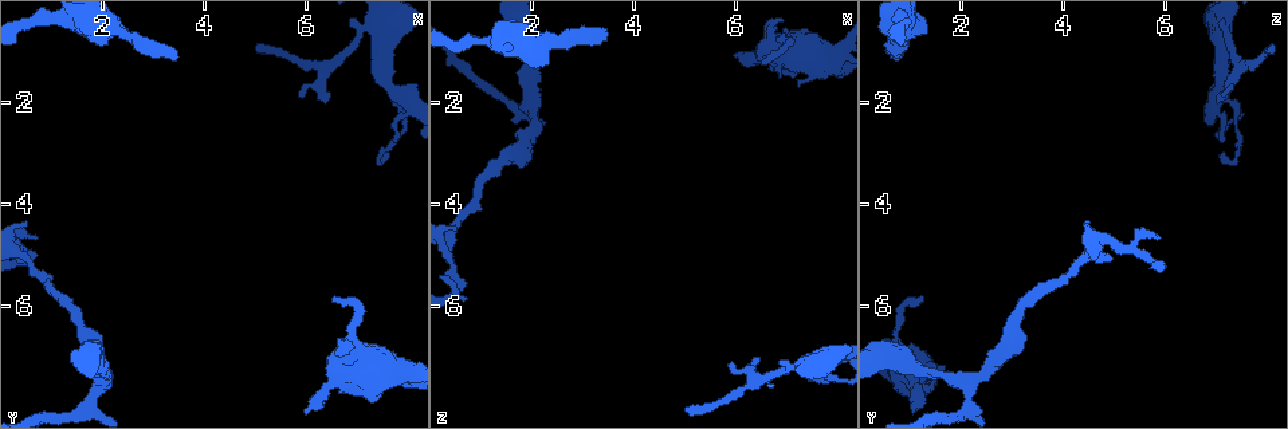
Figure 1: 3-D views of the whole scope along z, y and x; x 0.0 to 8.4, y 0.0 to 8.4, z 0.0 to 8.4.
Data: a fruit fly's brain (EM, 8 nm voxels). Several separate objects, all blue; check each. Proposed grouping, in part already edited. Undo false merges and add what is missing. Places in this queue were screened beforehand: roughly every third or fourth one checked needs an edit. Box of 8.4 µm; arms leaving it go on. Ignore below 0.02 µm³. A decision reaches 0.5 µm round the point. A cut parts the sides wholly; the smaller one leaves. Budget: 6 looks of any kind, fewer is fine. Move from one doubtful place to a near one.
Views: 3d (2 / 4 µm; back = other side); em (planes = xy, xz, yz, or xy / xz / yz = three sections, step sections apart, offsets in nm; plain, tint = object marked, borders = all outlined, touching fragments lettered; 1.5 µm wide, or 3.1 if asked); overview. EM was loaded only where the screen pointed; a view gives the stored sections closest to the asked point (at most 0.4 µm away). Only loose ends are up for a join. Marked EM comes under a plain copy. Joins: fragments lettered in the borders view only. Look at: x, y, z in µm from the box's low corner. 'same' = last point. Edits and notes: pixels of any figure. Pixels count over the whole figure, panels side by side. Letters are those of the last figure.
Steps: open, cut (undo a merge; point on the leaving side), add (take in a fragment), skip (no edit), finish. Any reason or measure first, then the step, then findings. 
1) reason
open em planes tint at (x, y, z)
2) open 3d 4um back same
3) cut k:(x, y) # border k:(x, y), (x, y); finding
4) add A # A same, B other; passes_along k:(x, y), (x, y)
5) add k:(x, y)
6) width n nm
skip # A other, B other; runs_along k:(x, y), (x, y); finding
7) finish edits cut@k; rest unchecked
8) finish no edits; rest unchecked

open 3d 4um at (6.50, 7.50, 1.10)

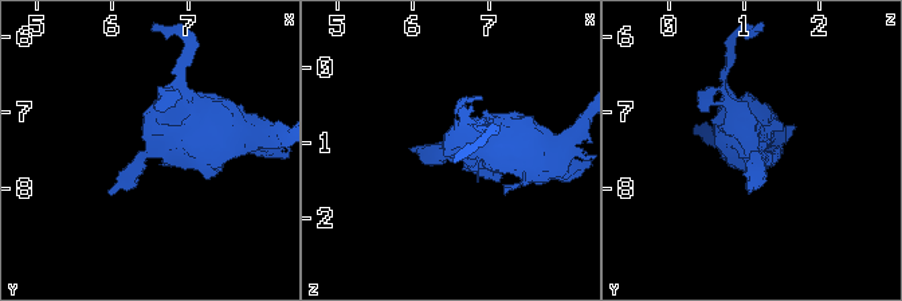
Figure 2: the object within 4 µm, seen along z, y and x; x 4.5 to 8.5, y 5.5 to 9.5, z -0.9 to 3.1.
open em yz step 8 tint at (6.50, 7.55, 1.10)

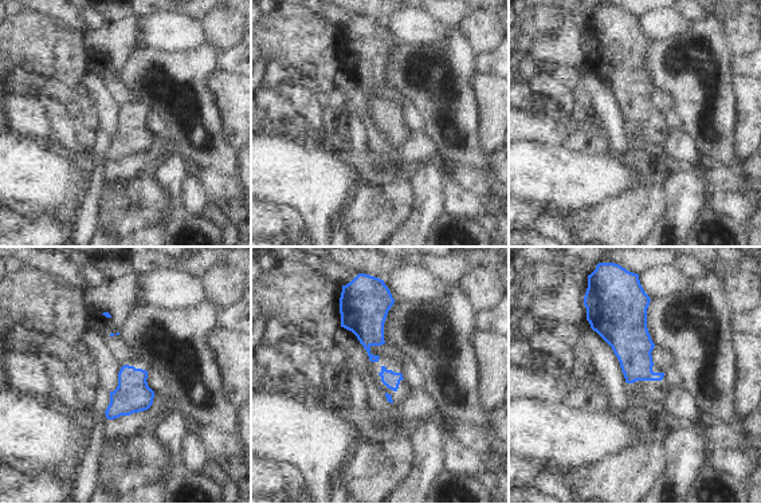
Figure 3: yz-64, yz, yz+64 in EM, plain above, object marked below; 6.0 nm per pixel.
another direction
open em planes borders same

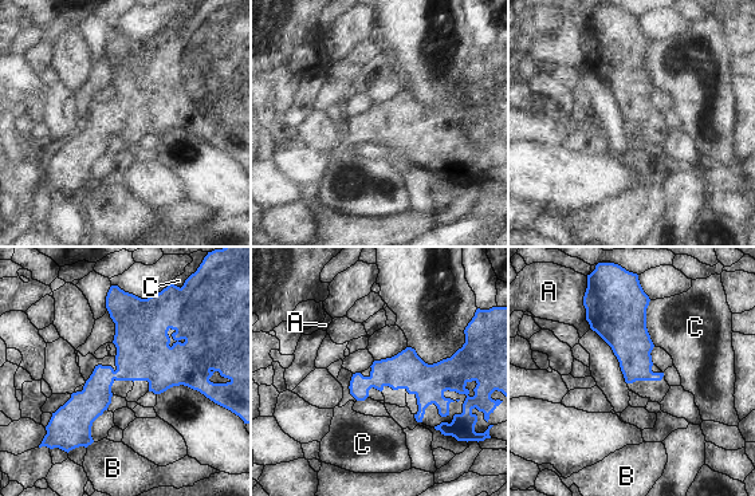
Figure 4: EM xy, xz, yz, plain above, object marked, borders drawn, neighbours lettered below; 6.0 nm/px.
skip # A other, B other, C other; continuous, no second neuron

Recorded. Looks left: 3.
an open end
open em xy step 4 tint at (3.45, 1.15, 0.80)

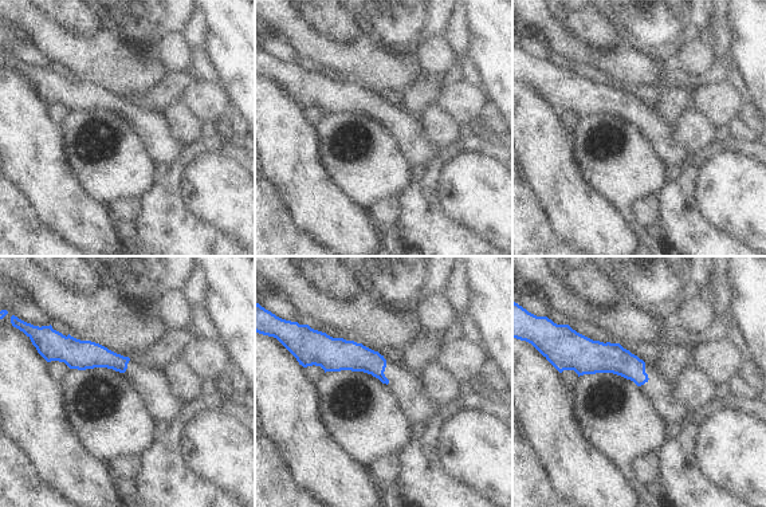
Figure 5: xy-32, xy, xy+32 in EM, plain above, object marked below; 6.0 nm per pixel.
open em planes borders same

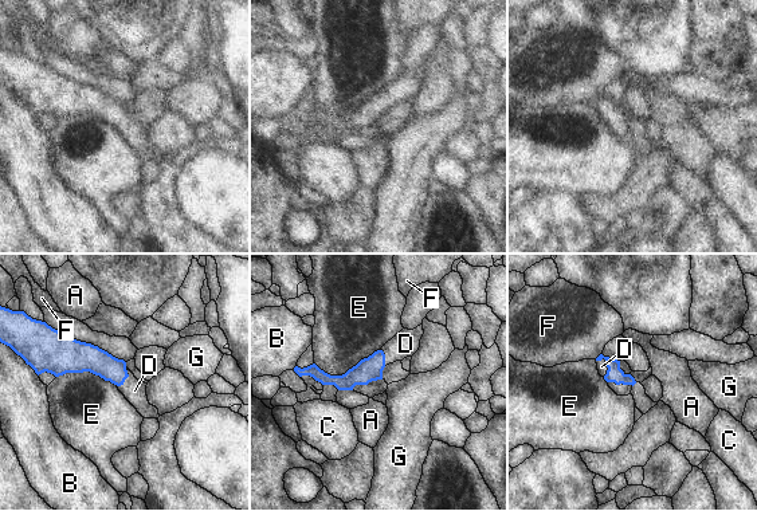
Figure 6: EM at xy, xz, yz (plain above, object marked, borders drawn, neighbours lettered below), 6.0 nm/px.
add D # A other, B other, C other, D same, E other, F other, G other; passes_along 6:(615, 374), (607, 366), (601, 366); the neuron continues

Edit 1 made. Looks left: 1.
an open end
open em planes borders at (7.75, 2.75, 7.15)

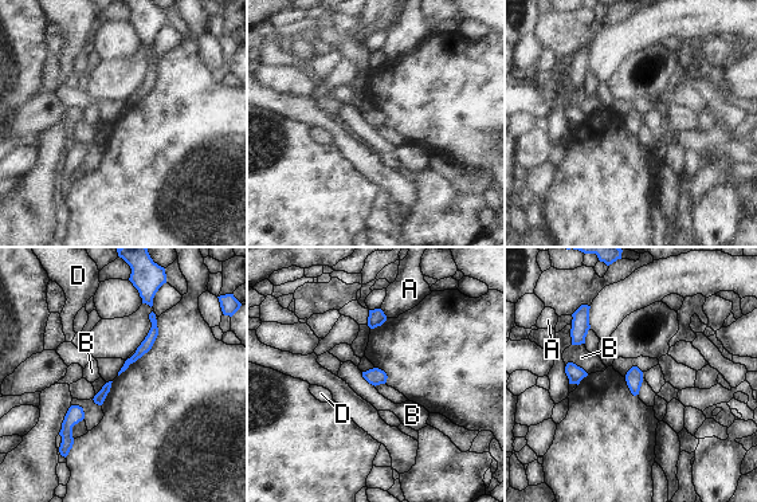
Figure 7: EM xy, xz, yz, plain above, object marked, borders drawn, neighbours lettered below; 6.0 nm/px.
width 100 nm; longest_contact B 160 nm
skip # A other, B other, D other; none of them fits

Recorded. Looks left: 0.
finish edits add@6; rest unchecked

